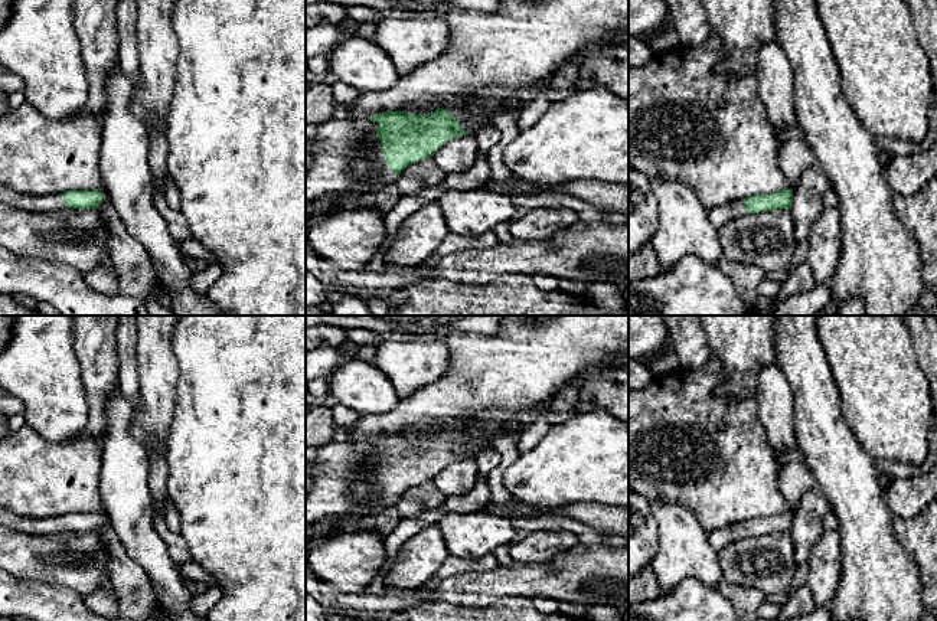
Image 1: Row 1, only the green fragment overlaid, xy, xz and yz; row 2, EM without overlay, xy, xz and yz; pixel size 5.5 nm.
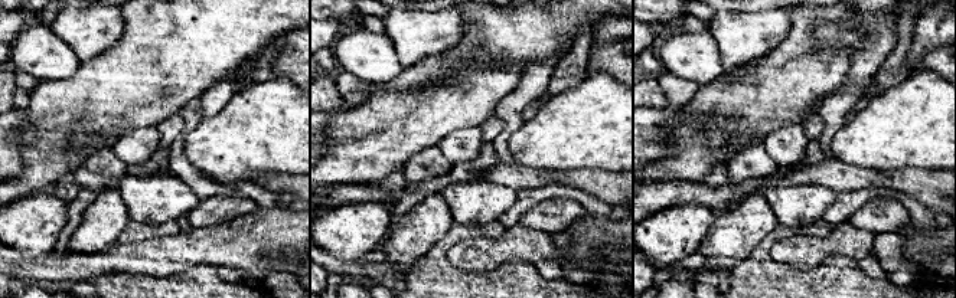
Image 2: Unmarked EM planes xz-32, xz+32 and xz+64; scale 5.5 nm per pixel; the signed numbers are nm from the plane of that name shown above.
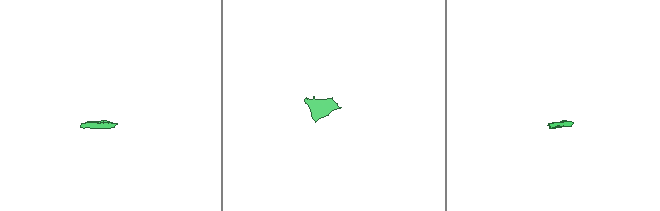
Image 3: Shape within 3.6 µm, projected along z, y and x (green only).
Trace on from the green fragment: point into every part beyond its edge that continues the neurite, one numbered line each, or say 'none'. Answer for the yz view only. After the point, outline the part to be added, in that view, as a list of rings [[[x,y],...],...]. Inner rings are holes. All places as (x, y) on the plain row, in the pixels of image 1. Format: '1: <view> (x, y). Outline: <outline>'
1: yz (720, 538). Outline: [[[744,522],[708,532],[708,540],[715,550],[721,550],[722,548],[744,537],[747,537]]]

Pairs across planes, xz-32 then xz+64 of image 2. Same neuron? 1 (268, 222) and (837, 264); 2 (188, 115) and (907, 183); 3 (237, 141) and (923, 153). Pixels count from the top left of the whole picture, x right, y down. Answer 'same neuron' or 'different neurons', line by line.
1: different neurons
2: different neurons
3: same neuron

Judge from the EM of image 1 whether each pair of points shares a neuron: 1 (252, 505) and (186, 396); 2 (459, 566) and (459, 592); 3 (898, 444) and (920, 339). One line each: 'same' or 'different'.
1: same
2: different
3: different

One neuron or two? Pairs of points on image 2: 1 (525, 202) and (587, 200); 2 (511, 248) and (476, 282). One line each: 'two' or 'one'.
1: one
2: two

